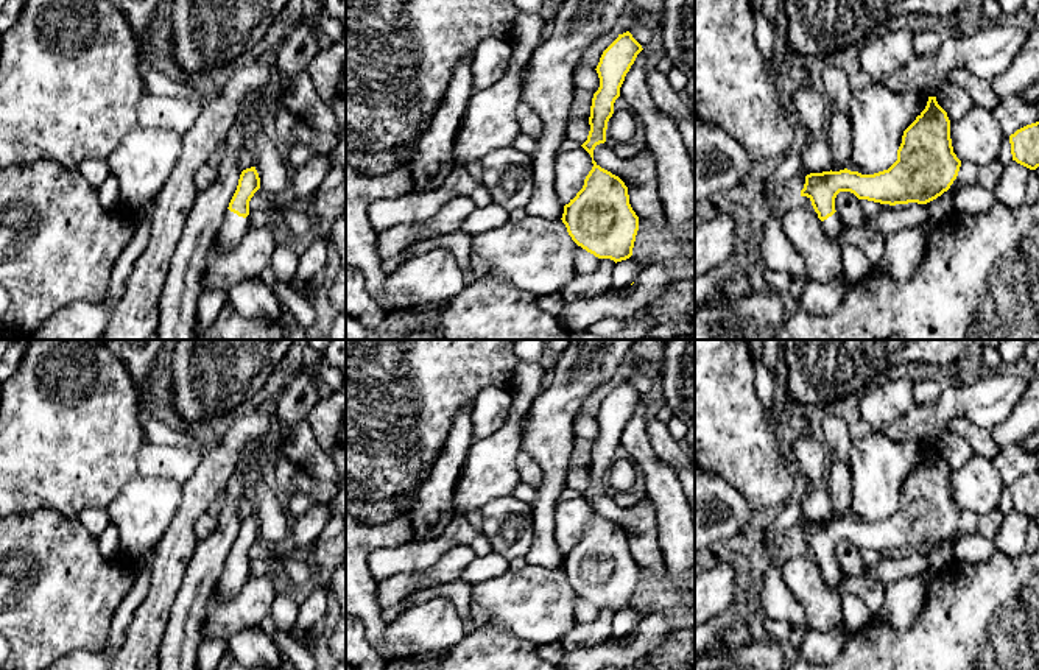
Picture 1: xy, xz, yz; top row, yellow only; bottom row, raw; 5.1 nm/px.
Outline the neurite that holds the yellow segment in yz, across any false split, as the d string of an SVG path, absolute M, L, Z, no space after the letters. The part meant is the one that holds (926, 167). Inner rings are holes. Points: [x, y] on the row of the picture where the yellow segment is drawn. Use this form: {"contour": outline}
{"contour": "M928 97L925 109L903 131L897 160L888 170L874 175L847 168L810 173L805 176L801 196L812 201L822 231L838 245L843 276L854 285L871 273L872 263L861 249L843 238L844 221L835 210L836 195L851 192L858 199L889 206L927 204L950 189L960 167L947 112L938 104L936 97Z"}

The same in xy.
{"contour": "M255 167L243 170L221 227L215 237L215 243L220 249L234 249L249 229L249 201L259 189L260 178Z"}

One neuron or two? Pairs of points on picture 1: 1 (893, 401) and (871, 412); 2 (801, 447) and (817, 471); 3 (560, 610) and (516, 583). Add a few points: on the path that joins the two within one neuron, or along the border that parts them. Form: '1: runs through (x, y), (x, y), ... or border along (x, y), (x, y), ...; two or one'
1: runs through (888, 402), (876, 409); one
2: runs through (807, 454), (813, 465); one
3: runs through (549, 610), (542, 610), (527, 594); one

